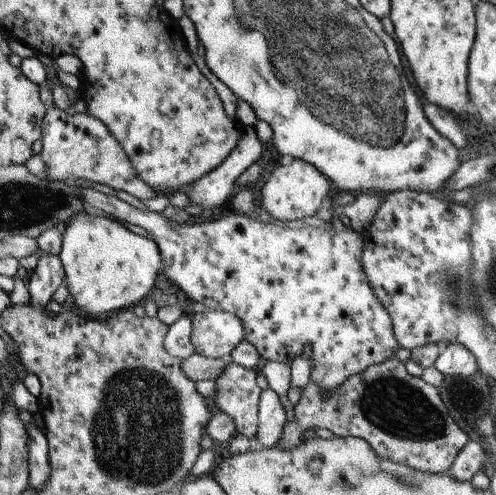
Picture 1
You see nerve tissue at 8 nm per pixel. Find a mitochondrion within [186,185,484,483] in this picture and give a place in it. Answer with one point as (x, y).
(392, 404)

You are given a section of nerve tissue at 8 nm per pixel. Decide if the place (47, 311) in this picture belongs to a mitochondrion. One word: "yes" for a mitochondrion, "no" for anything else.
no

